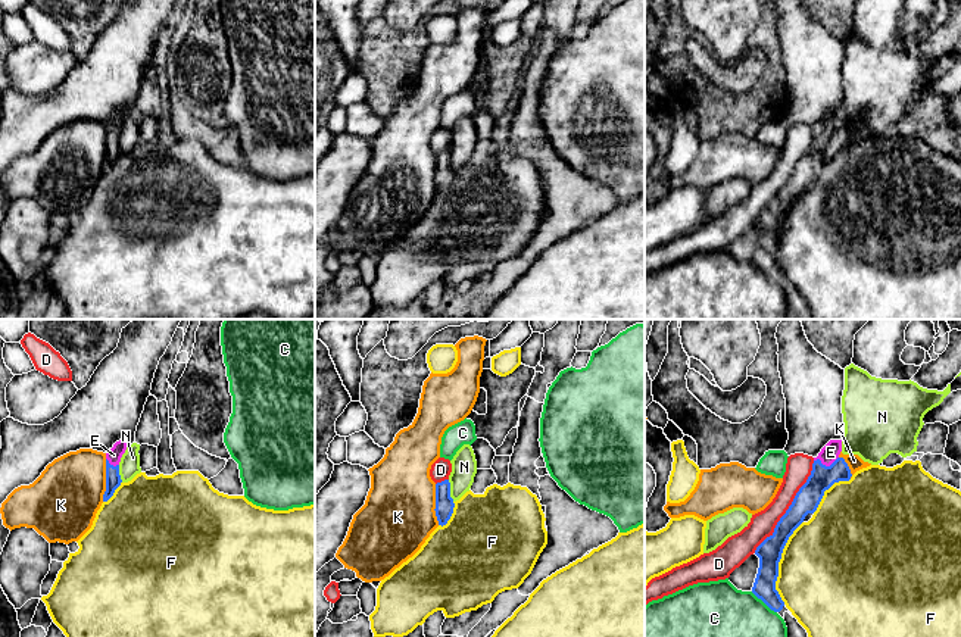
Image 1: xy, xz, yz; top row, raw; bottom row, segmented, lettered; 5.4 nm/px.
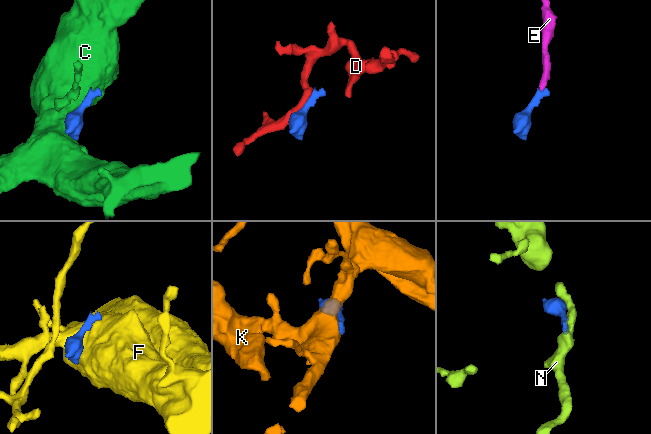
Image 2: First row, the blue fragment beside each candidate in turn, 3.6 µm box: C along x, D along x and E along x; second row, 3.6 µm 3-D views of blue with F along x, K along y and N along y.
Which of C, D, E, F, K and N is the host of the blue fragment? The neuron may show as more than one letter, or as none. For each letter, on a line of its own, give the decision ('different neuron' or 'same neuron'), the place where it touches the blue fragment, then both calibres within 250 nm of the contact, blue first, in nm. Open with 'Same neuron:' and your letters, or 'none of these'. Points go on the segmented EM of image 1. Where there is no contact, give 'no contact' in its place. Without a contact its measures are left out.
Same neuron: E
C: different neuron | yz (764, 602) | 130/300 nm
D: different neuron | yz (789, 506) | 140/140 nm
E: same neuron | yz (824, 465) | 140/100 nm
F: different neuron | yz (779, 561) | 130/500 nm
K: different neuron | xy (106, 480) | 80/380 nm
N: different neuron | xz (449, 490) | 100/140 nm

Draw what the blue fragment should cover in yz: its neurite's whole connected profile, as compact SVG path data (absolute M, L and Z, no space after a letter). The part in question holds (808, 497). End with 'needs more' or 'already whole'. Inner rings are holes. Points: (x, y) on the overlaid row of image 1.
M830 440L821 449L818 456L814 458L811 475L777 522L774 533L755 550L755 555L759 558L759 568L752 593L774 612L780 612L784 606L776 590L776 581L779 577L779 562L789 537L808 513L817 510L826 490L834 483L849 481L852 477L848 463L839 456L840 452L842 440Z | needs more

